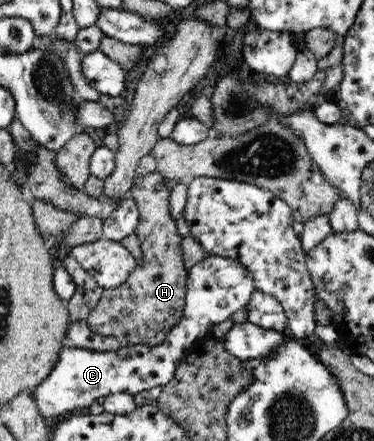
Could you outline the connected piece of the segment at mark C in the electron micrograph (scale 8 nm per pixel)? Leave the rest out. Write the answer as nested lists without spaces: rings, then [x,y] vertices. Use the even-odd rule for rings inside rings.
[[[210,255],[189,269],[183,314],[160,345],[136,344],[106,352],[63,345],[50,375],[32,389],[33,400],[44,421],[49,423],[58,415],[86,409],[87,405],[112,393],[134,395],[170,383],[186,350],[201,340],[210,327],[230,319],[248,303],[255,282],[250,273],[250,289],[240,289],[246,270],[237,259]]]

